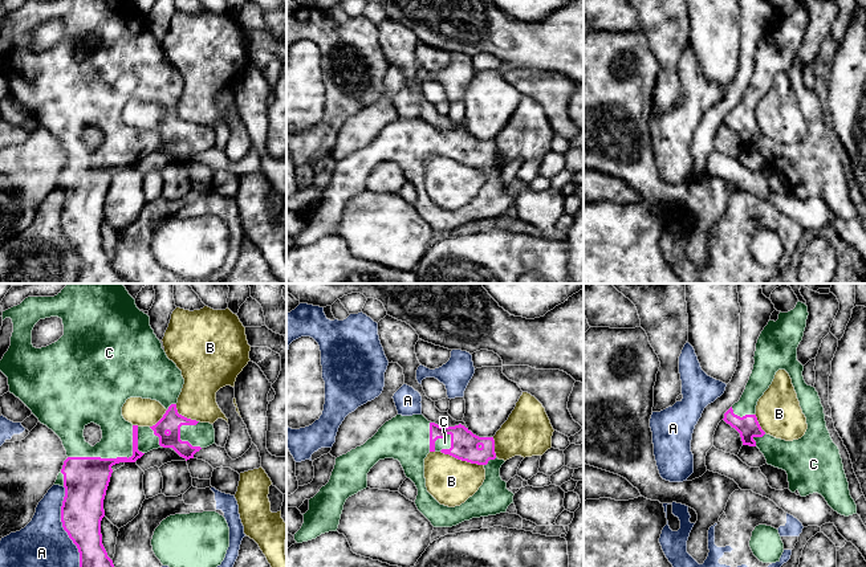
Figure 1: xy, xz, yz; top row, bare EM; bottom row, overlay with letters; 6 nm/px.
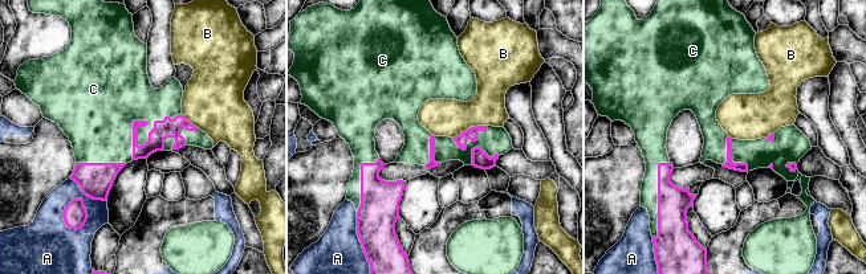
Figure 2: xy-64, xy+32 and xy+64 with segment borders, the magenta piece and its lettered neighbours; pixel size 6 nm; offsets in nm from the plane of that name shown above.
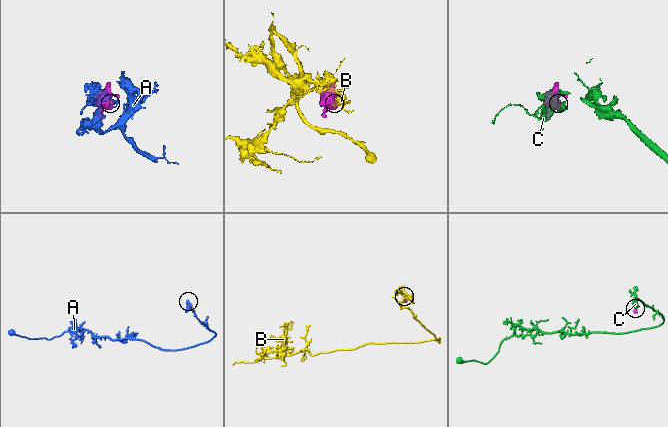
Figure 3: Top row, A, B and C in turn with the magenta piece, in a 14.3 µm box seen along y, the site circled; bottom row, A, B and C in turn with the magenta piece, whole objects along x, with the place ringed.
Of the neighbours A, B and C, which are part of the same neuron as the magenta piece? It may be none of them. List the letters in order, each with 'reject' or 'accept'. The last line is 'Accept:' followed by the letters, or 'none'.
A: reject
B: reject
C: accept
Accept: C

